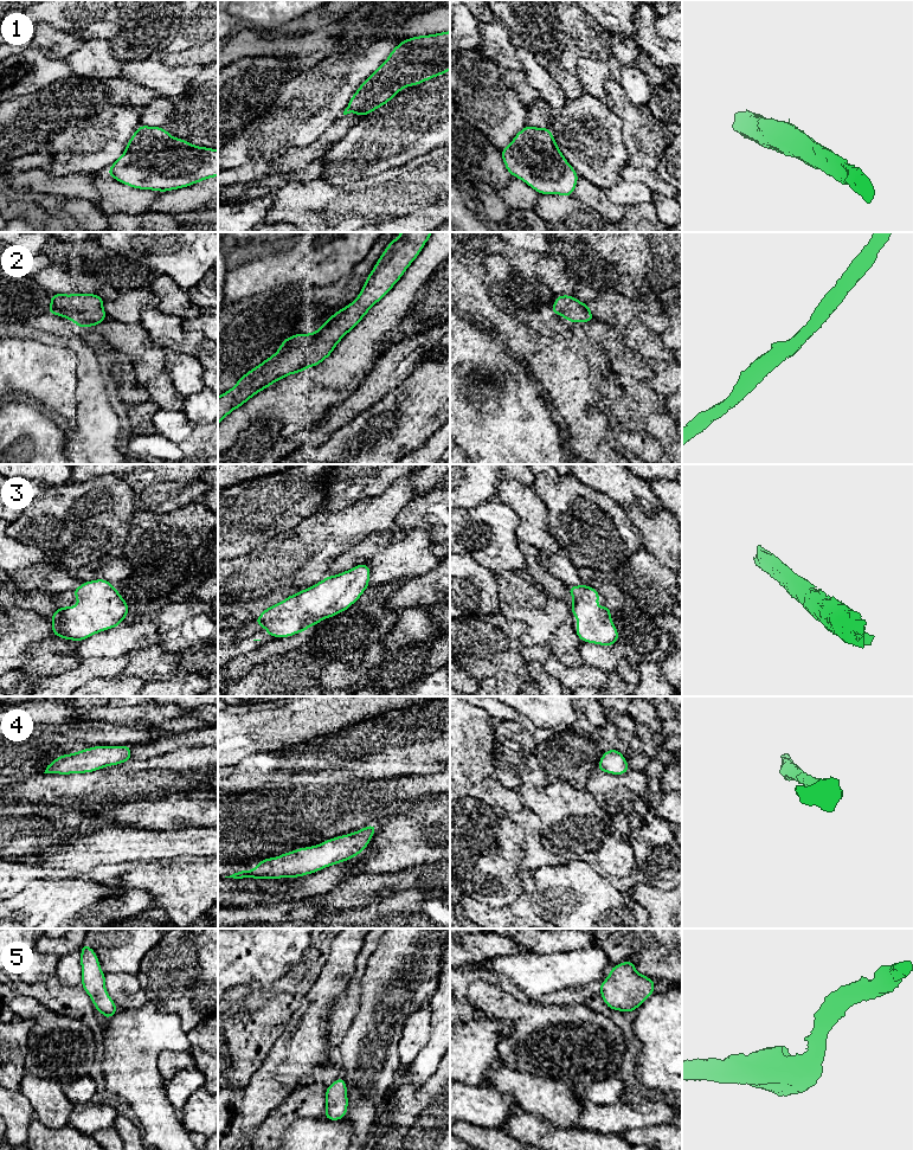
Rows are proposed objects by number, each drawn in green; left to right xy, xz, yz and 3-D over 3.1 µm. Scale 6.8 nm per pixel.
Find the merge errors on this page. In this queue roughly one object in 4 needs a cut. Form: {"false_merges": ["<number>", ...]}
{"false_merges": []}

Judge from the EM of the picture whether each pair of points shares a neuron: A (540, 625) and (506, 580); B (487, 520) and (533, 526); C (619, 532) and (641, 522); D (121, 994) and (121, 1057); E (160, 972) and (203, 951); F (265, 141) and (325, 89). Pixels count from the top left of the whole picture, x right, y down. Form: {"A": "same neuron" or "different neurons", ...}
{"A": "same neuron", "B": "different neurons", "C": "different neurons", "D": "different neurons", "E": "same neuron", "F": "same neuron"}

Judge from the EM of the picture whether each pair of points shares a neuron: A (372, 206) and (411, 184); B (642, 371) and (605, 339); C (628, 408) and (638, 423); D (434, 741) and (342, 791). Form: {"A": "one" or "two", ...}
{"A": "one", "B": "one", "C": "one", "D": "two"}

